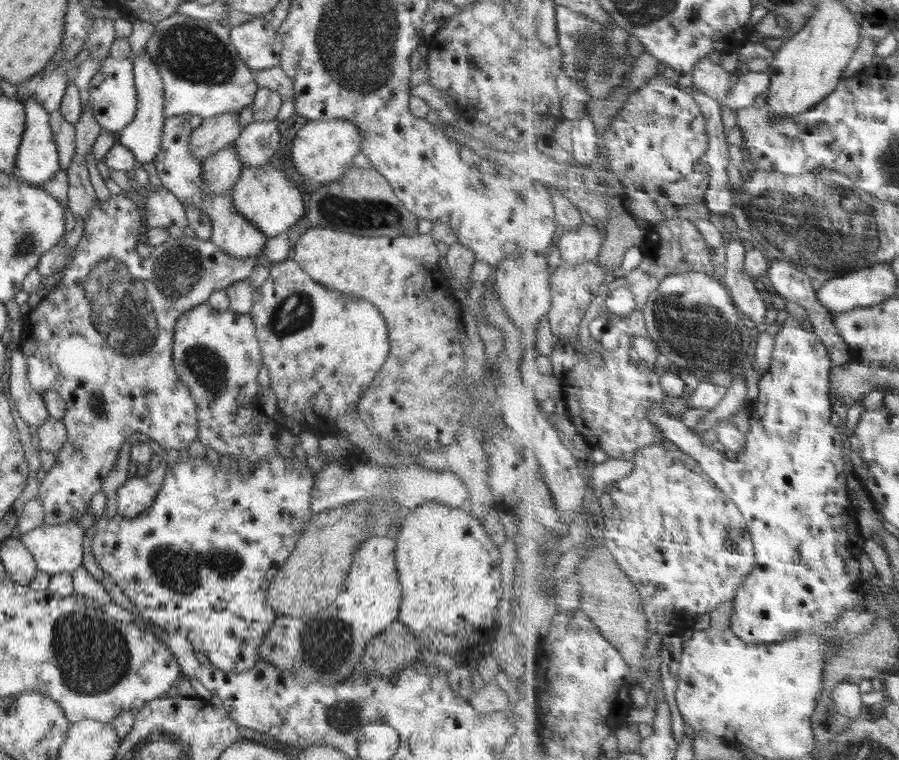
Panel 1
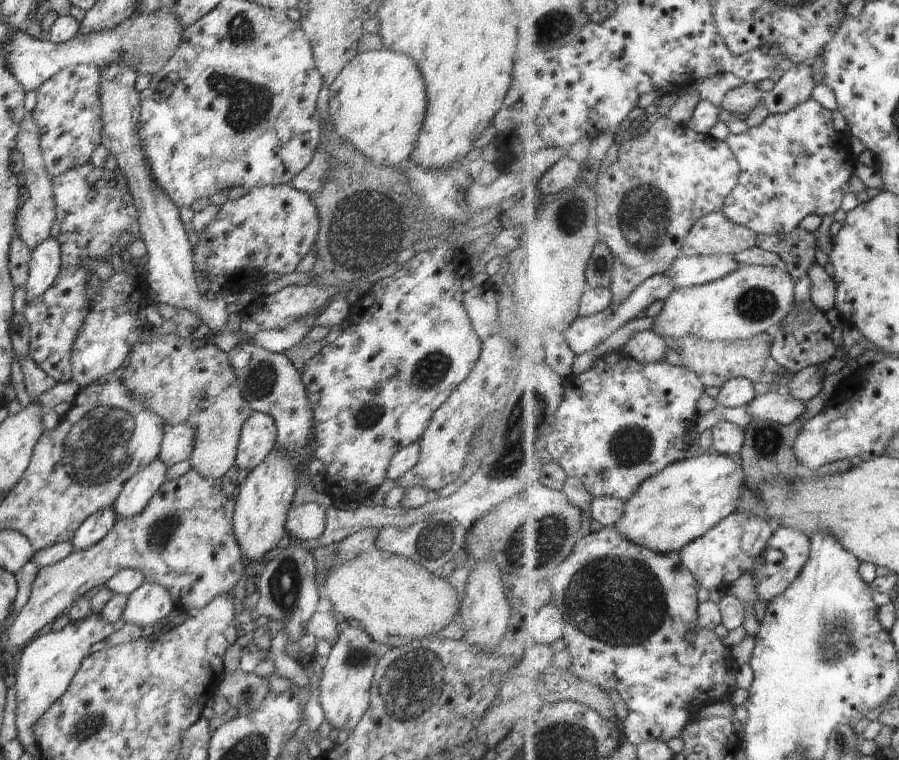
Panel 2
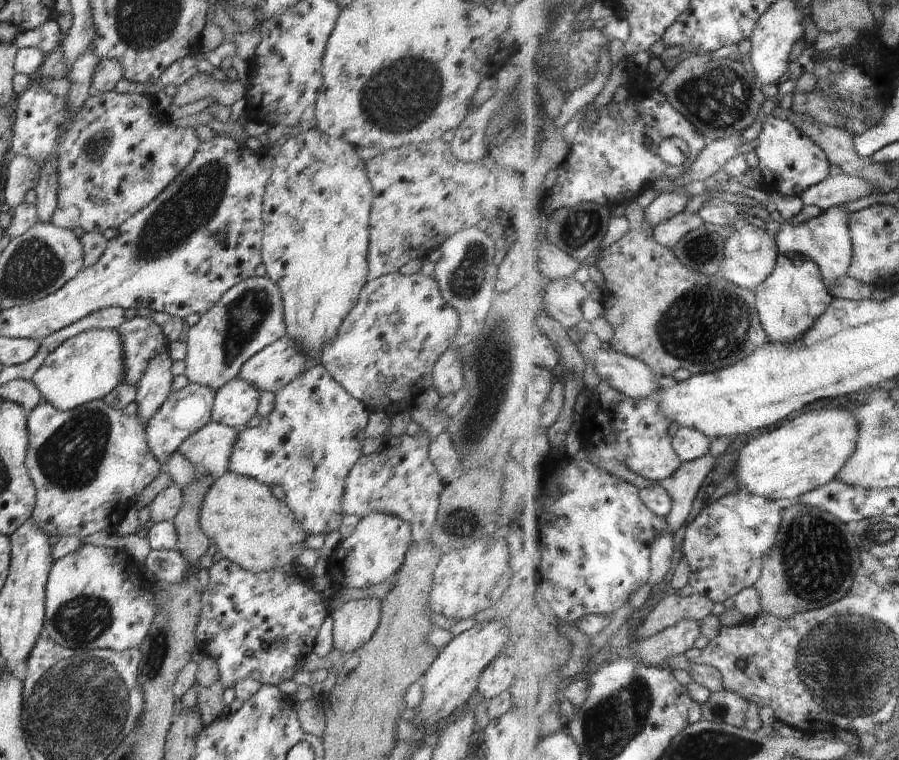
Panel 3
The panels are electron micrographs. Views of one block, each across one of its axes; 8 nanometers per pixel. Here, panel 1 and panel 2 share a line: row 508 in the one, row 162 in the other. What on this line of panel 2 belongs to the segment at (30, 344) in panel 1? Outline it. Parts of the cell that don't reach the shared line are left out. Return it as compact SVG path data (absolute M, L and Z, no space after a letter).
M94 65L64 68L35 90L38 102L32 116L40 132L44 167L51 177L88 164L93 151L102 144L100 72L101 69Z

